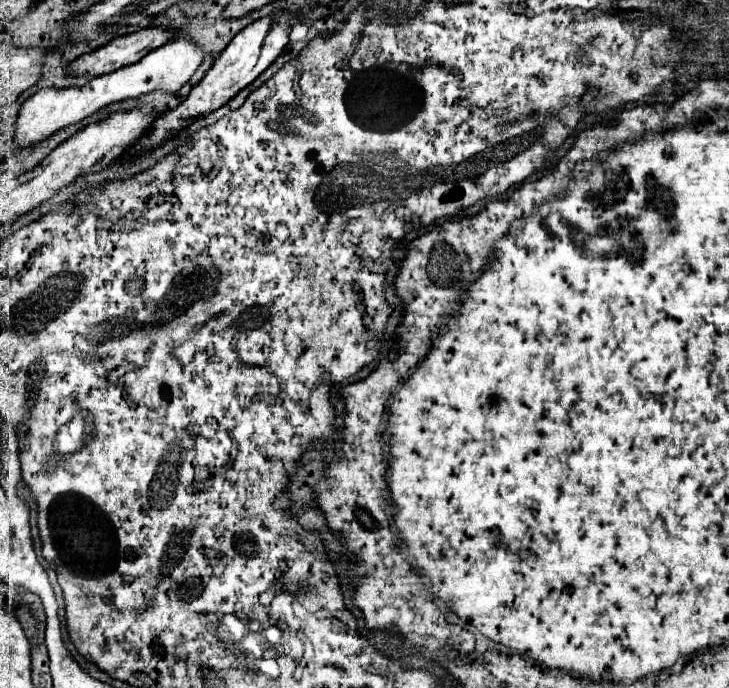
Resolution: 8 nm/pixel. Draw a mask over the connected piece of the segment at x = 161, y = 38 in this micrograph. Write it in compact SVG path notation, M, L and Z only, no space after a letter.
M152 27L152 29L142 29L124 37L116 37L108 45L92 53L80 55L76 61L72 61L68 67L68 75L96 77L96 75L104 75L120 67L126 67L130 63L136 63L140 57L154 51L156 47L166 45L166 41L172 39L172 31L174 29L168 31L162 27Z

